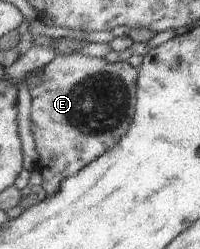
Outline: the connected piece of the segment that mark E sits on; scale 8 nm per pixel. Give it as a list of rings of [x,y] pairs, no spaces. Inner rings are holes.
[[[72,54],[58,56],[41,68],[41,72],[31,75],[31,131],[35,142],[38,161],[36,168],[42,177],[42,187],[51,196],[61,189],[61,183],[78,175],[95,159],[109,152],[131,129],[136,113],[136,100],[139,91],[139,69],[129,62],[109,63],[104,58]]]

